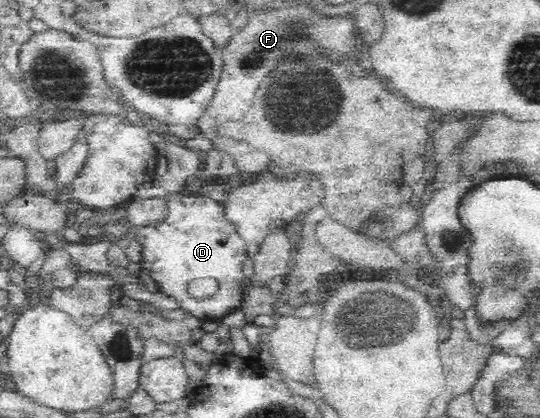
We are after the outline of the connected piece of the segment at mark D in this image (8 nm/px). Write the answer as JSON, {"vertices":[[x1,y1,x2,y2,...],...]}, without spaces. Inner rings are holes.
{"vertices":[[176,192,166,196,167,214,156,223,134,229,131,237,140,242,142,247,142,269,150,272,150,277,158,283,159,290,165,295,176,299,179,307,190,315,206,321,222,319,227,314,232,314,243,304,243,291,241,290,244,274,243,262,247,257,246,245,238,234,232,222,225,218,223,203,219,203,207,196,198,195,198,224,182,224,182,193],[200,278,213,278,218,281,219,290,204,300,193,298,187,291,193,280]]}

